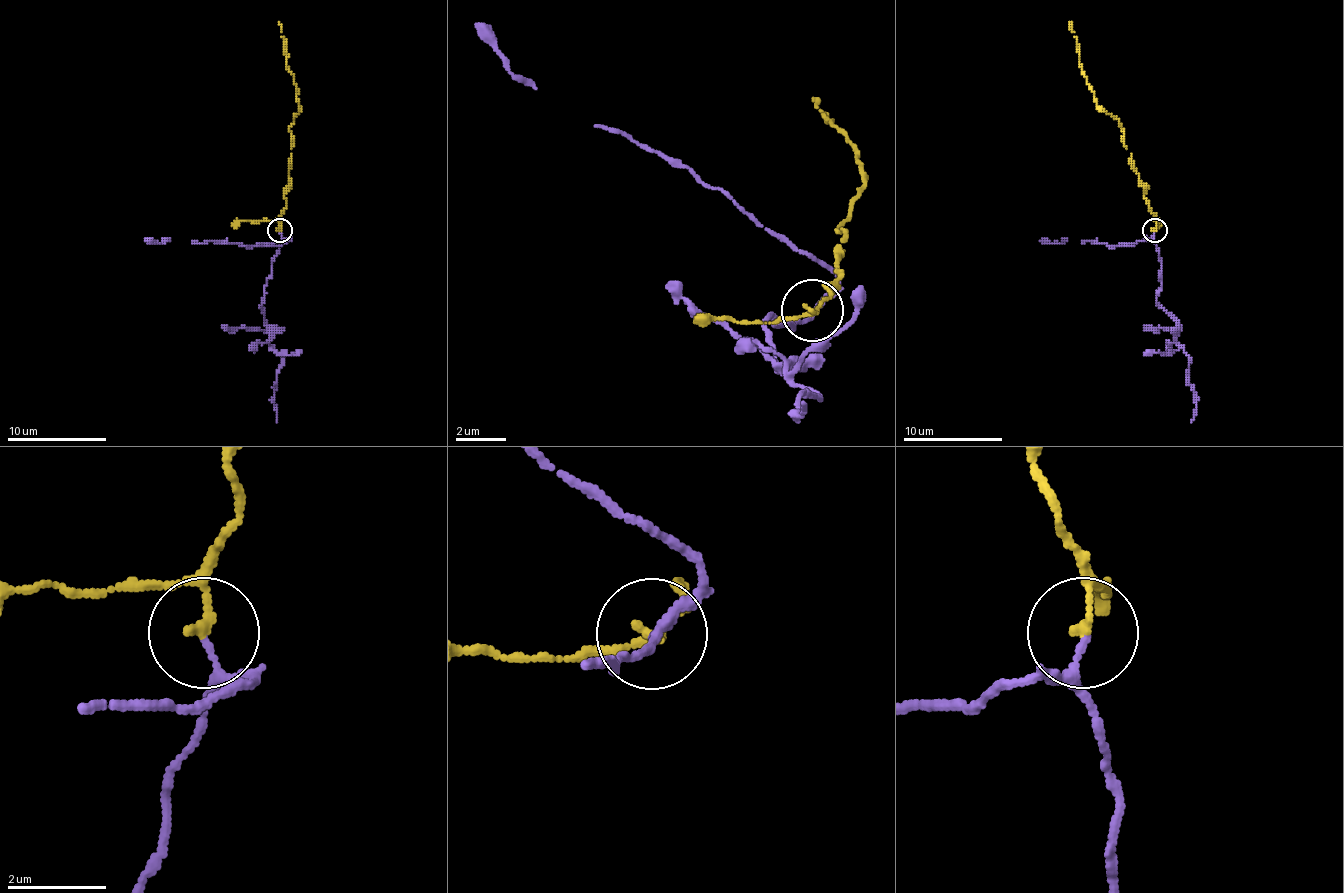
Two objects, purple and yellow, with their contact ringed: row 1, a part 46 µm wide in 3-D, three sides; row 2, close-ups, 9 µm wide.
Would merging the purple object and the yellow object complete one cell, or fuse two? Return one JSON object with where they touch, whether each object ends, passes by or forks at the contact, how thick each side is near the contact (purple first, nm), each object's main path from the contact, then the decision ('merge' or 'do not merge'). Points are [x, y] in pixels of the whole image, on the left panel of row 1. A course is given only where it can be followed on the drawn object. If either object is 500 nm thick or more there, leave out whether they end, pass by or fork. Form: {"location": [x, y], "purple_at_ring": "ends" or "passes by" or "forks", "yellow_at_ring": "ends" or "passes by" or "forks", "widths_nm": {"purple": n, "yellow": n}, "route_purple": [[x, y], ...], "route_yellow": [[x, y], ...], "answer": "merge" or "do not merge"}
{"location": [279, 230], "purple_at_ring": "passes by", "yellow_at_ring": "passes by", "widths_nm": {"purple": 120, "yellow": 130}, "route_purple": [[279, 231], [281, 243], [271, 263], [261, 305], [269, 345], [281, 357], [274, 392], [276, 422]], "route_yellow": [[279, 231], [279, 216], [286, 206], [284, 188], [289, 183], [291, 124], [299, 104], [279, 22]], "answer": "merge"}

